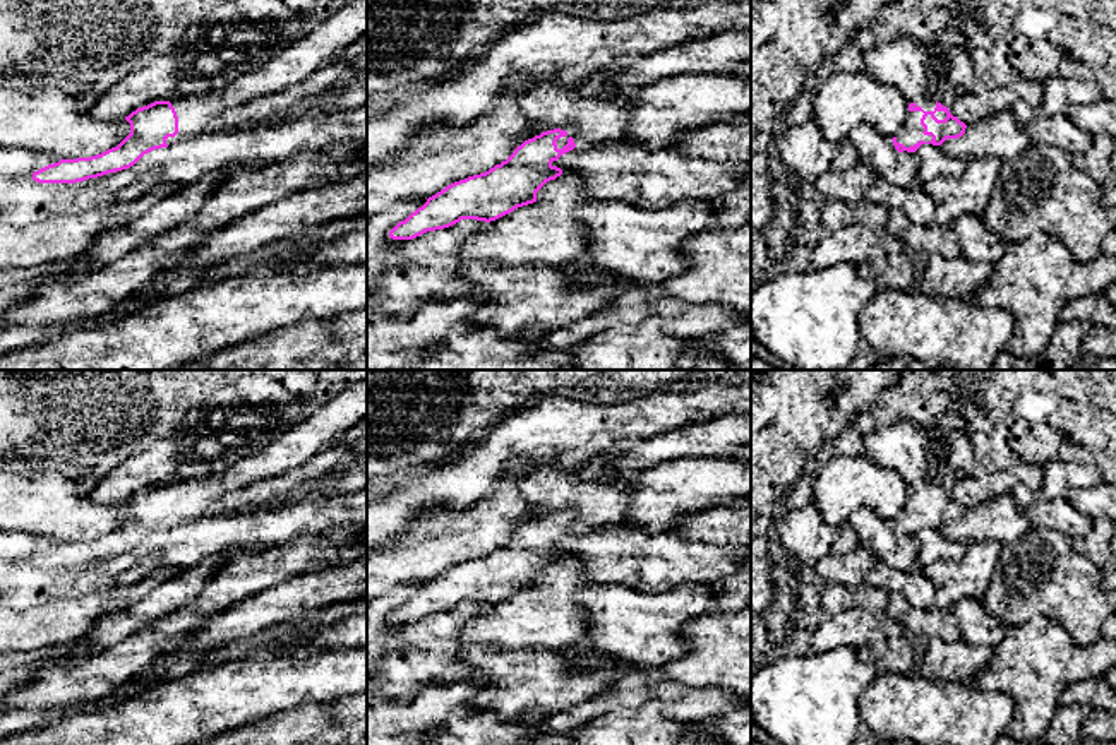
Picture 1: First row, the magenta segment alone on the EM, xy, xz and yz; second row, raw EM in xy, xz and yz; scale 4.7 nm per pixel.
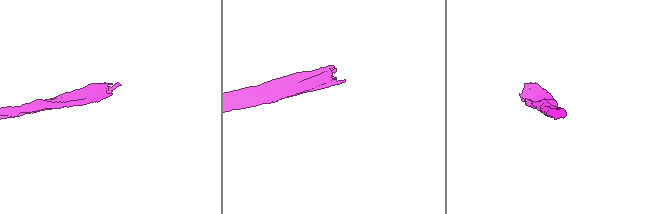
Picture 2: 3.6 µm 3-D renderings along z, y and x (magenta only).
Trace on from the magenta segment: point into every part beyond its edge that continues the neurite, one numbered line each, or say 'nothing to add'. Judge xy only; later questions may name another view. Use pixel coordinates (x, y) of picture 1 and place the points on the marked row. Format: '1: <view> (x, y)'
1: xy (316, 48)

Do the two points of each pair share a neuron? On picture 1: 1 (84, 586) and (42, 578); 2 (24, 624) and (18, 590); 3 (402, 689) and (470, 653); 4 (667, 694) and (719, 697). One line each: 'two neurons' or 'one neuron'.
1: one neuron
2: two neurons
3: two neurons
4: one neuron

